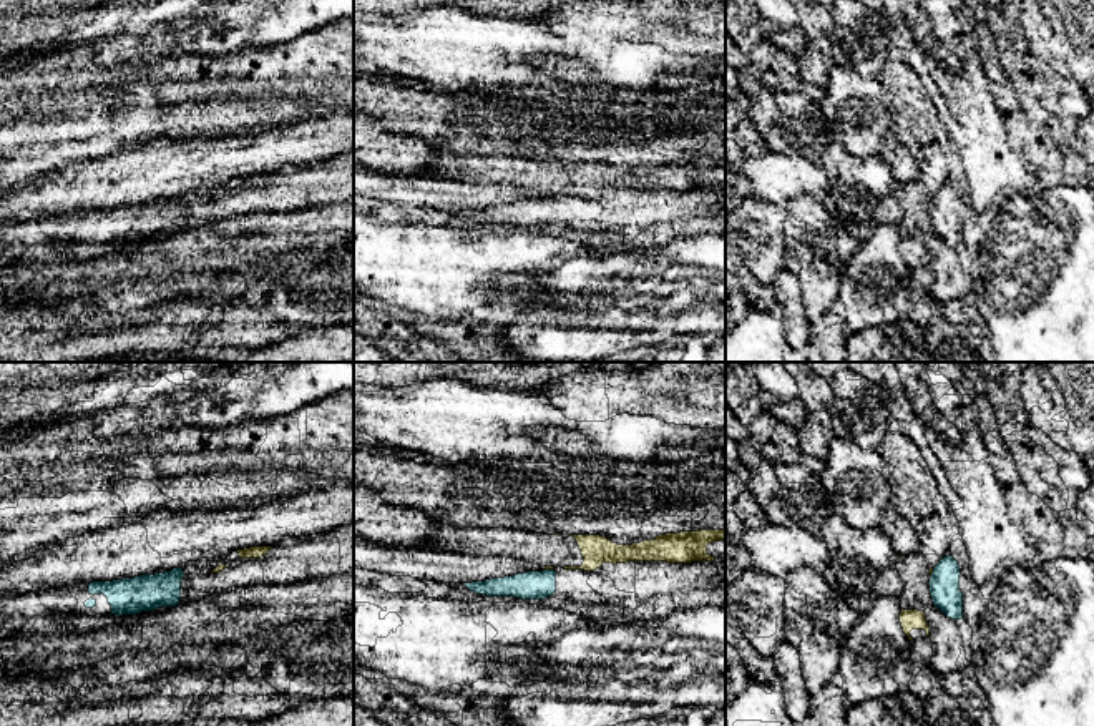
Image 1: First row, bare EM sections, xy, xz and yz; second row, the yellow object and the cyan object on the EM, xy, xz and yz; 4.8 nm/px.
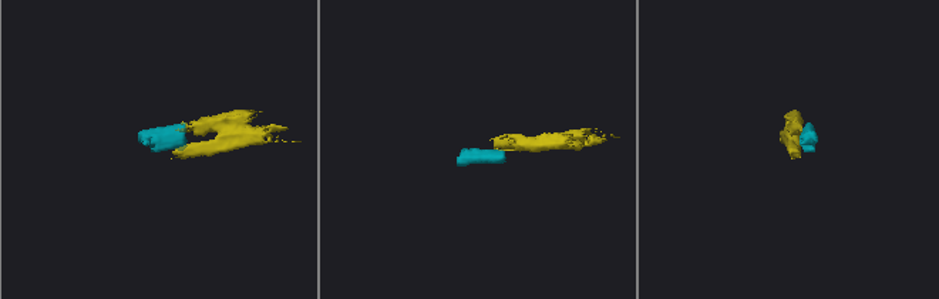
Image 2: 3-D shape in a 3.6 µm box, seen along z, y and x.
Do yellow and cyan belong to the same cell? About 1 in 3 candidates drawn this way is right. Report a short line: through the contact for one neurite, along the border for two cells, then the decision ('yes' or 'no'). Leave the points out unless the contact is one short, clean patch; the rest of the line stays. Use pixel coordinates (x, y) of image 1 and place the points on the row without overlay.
line xz (543, 196), (553, 198); no

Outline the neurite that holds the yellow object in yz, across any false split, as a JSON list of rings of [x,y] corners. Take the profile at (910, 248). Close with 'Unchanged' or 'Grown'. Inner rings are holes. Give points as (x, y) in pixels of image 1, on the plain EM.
[[[920,181],[896,184],[896,198],[903,209],[903,219],[898,224],[901,233],[900,251],[910,269],[930,264],[930,254],[925,238],[933,233],[930,223],[930,206],[933,196],[928,194]]]. Grown

